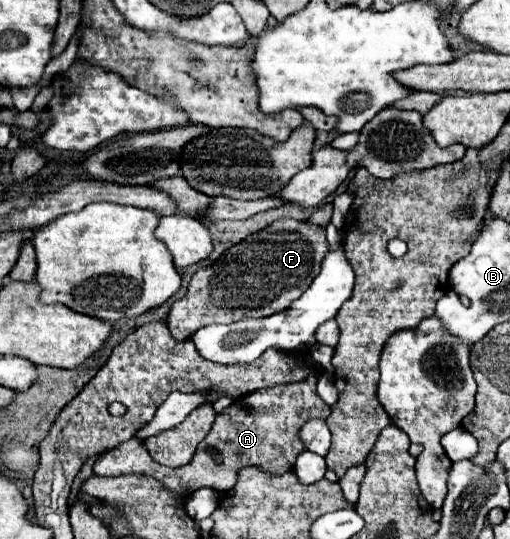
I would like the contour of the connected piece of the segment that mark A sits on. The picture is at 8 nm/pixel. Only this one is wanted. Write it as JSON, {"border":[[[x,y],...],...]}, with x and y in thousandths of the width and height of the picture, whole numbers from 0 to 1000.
{"border":[[[610,696],[598,707],[571,714],[539,714],[508,722],[492,733],[469,737],[437,766],[425,770],[414,803],[390,822],[382,848],[371,863],[335,870],[296,852],[288,829],[273,814],[253,814],[229,833],[210,837],[182,859],[182,878],[198,885],[233,885],[257,878],[284,878],[316,892],[324,904],[355,922],[375,922],[394,904],[449,911],[465,896],[465,878],[476,866],[504,866],[535,881],[555,881],[575,870],[586,840],[598,837],[586,800],[594,785],[618,774],[641,774],[649,755],[622,733],[622,699]]]}

